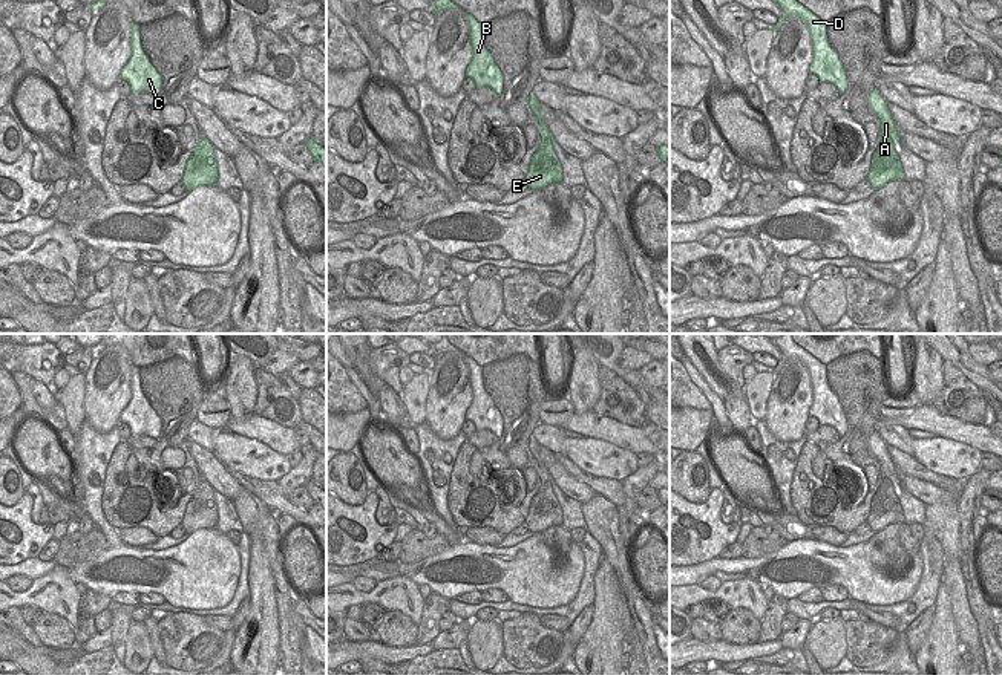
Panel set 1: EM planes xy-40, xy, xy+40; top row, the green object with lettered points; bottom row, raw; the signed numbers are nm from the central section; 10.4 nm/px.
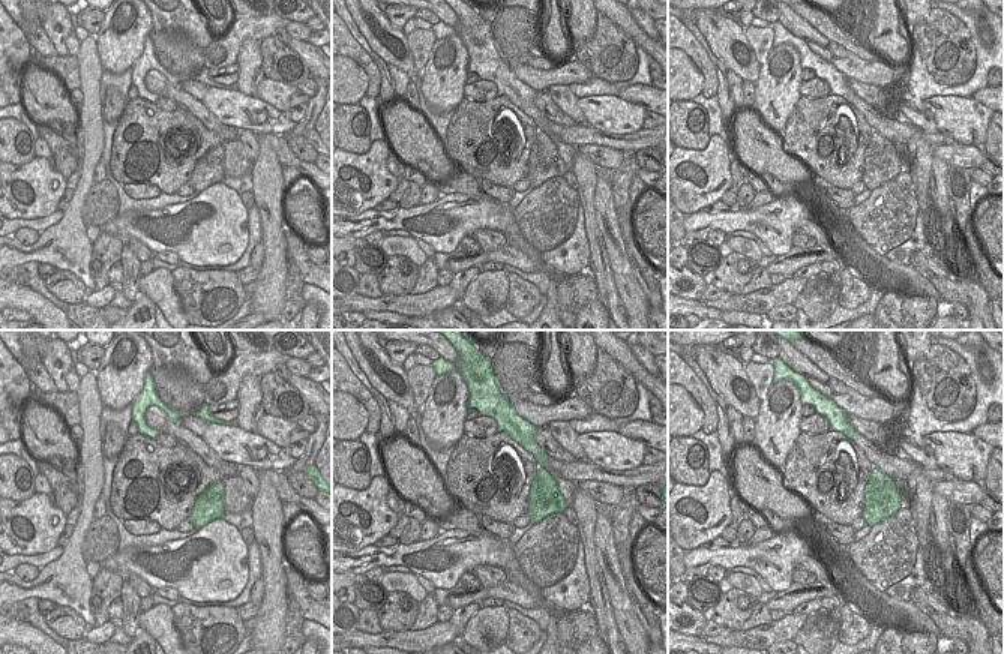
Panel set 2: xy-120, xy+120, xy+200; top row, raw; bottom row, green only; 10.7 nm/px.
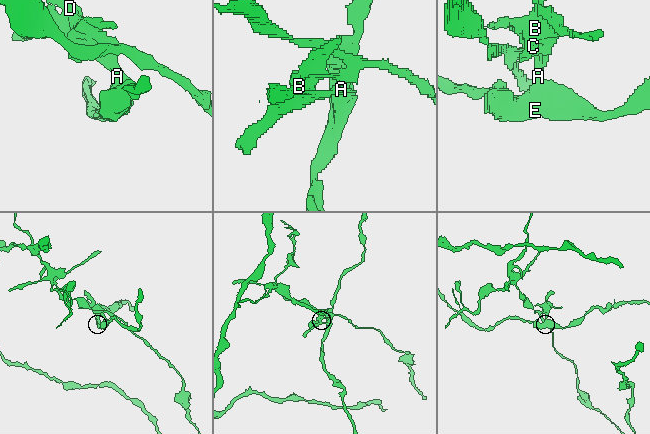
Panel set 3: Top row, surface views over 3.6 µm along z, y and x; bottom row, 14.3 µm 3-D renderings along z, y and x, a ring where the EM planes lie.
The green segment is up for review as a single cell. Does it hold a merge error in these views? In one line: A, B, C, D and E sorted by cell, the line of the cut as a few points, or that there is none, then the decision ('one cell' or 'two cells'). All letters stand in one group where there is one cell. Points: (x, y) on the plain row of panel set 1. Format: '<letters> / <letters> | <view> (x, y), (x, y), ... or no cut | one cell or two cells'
A B C D / E | xy+40 (881, 476), (887, 478), (895, 489) | two cells

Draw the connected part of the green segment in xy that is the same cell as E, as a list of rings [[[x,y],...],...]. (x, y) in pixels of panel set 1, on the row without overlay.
[[[539,479],[539,488],[530,501],[529,513],[524,520],[527,530],[542,533],[550,527],[562,525],[562,513],[553,493],[553,485]]]

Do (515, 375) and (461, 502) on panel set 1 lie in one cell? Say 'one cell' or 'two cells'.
one cell

